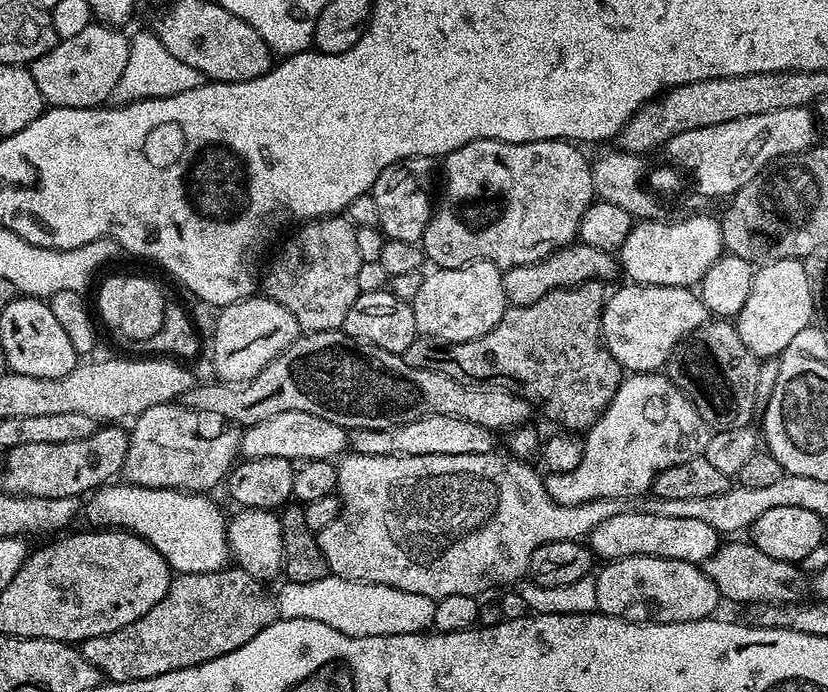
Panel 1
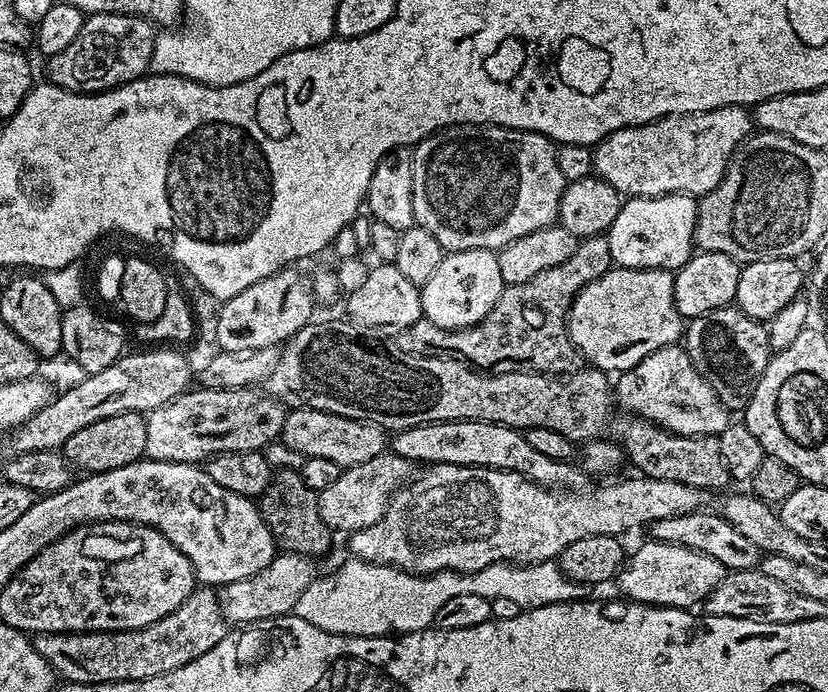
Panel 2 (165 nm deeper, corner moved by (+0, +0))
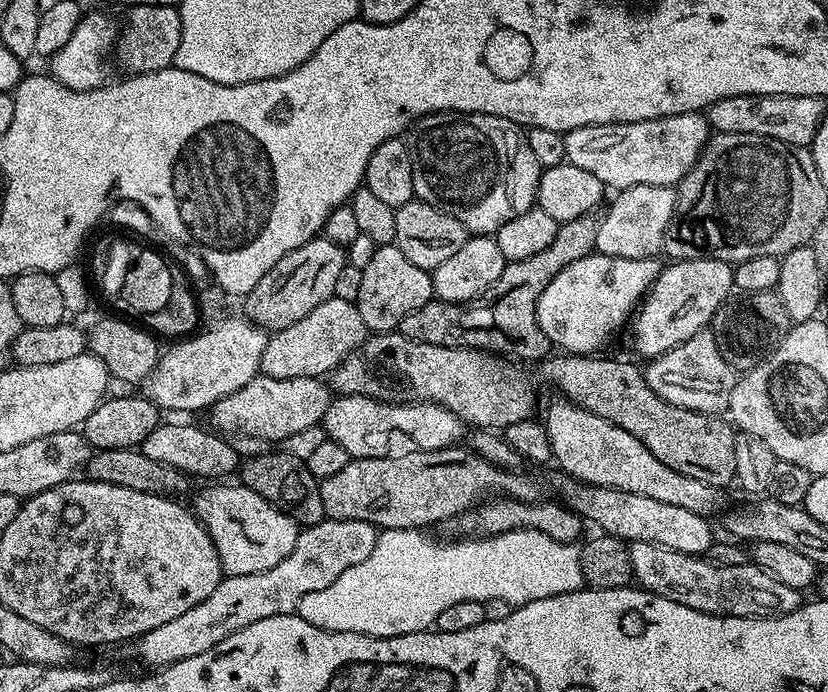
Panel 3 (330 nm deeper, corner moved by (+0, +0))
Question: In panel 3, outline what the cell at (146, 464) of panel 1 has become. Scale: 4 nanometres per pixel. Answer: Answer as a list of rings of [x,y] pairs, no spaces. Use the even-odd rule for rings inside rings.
[[[261,374],[254,377],[242,390],[236,390],[234,394],[212,405],[210,415],[221,433],[236,432],[237,437],[252,437],[263,442],[281,442],[291,435],[300,435],[301,432],[319,425],[333,399],[329,385],[315,376],[270,378]]]

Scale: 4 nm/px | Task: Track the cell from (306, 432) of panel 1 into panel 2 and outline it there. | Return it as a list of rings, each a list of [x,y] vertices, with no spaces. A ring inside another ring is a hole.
[[[310,407],[294,408],[284,417],[282,443],[290,450],[300,452],[305,458],[330,458],[330,462],[338,462],[341,469],[345,469],[358,462],[370,462],[370,458],[385,451],[386,429],[369,420],[351,420]]]

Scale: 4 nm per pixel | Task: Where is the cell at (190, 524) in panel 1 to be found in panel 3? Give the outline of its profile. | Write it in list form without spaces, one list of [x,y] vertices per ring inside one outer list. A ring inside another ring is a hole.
[[[216,482],[204,486],[194,503],[194,511],[200,525],[210,534],[218,550],[221,569],[229,576],[262,574],[270,566],[278,566],[294,550],[301,525],[282,510],[278,510],[266,498],[254,494],[247,486],[233,482]]]

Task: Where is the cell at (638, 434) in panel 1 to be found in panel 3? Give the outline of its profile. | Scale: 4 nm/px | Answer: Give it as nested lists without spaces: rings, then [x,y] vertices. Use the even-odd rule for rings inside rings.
[[[711,330],[686,338],[686,342],[674,346],[666,354],[651,357],[647,364],[643,374],[650,390],[654,390],[658,398],[674,406],[682,406],[682,410],[694,410],[707,416],[720,416],[728,412],[730,394],[738,376],[726,358],[722,358]]]

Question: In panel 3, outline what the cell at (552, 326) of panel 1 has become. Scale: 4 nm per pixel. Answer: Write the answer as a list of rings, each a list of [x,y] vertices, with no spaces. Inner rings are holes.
[[[592,214],[559,225],[554,242],[550,242],[542,254],[505,263],[498,282],[494,282],[494,286],[490,286],[476,300],[466,304],[447,304],[445,300],[433,298],[426,306],[414,310],[414,314],[406,314],[398,331],[420,344],[470,348],[497,357],[513,356],[516,360],[543,361],[549,355],[550,345],[546,334],[542,334],[538,326],[538,298],[556,275],[570,266],[570,262],[596,252],[599,225],[599,219]]]

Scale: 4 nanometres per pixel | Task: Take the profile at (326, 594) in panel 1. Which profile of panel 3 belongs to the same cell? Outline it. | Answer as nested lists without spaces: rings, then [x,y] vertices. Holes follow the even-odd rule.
[[[385,528],[380,532],[380,537],[374,546],[374,551],[370,553],[370,558],[366,558],[366,562],[358,562],[358,566],[350,566],[350,570],[346,570],[346,574],[334,578],[334,582],[330,582],[330,586],[326,586],[326,590],[314,590],[314,594],[306,594],[306,598],[302,598],[300,603],[298,615],[306,622],[324,628],[328,632],[357,632],[367,636],[401,636],[402,634],[431,629],[438,616],[442,614],[442,610],[449,609],[456,602],[485,604],[488,600],[501,600],[502,602],[510,602],[513,606],[519,606],[538,602],[538,598],[554,598],[558,594],[579,592],[581,588],[585,587],[582,558],[580,557],[581,545],[579,543],[554,542],[554,538],[547,537],[546,534],[542,534],[536,528],[519,528],[513,532],[503,532],[497,536],[460,538],[457,541],[457,544],[439,544],[438,541],[431,540],[428,534],[414,528]]]

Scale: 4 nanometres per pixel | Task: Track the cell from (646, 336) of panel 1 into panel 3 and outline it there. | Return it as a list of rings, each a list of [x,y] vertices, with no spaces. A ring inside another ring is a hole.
[[[593,254],[570,262],[570,266],[562,269],[550,282],[550,286],[546,286],[546,290],[542,290],[542,294],[538,298],[536,317],[542,334],[546,334],[549,345],[556,347],[557,344],[560,347],[557,349],[573,356],[590,356],[599,353],[611,342],[612,335],[624,323],[625,327],[633,319],[636,309],[640,306],[640,301],[647,296],[649,290],[652,289],[652,283],[658,278],[661,267],[661,261],[655,256],[614,258],[613,256]]]

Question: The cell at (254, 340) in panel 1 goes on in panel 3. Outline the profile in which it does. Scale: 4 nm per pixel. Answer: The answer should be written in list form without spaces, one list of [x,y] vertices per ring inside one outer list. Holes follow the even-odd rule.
[[[317,238],[298,246],[298,250],[287,252],[243,297],[243,315],[253,324],[269,333],[280,332],[286,326],[294,326],[298,318],[306,318],[310,310],[322,306],[332,296],[334,282],[338,282],[338,274],[342,274],[346,263],[345,249],[334,242]]]

